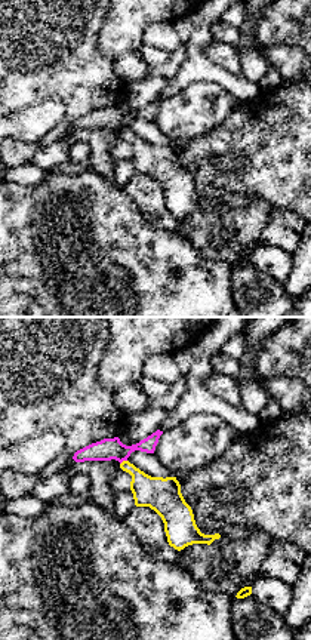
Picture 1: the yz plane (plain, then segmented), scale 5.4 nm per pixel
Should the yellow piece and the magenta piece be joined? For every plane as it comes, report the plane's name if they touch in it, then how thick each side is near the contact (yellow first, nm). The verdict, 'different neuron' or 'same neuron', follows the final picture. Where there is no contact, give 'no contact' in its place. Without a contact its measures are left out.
yz | 180/120 nm

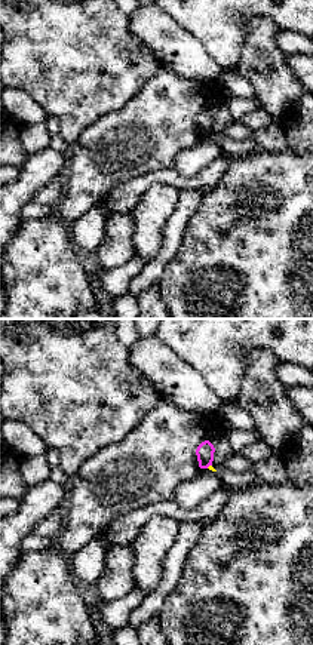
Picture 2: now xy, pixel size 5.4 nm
xy | 20/100 nm

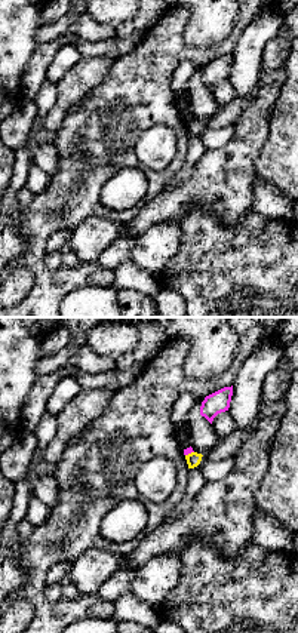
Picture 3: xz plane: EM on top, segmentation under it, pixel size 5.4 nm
xz | 80/40 nm

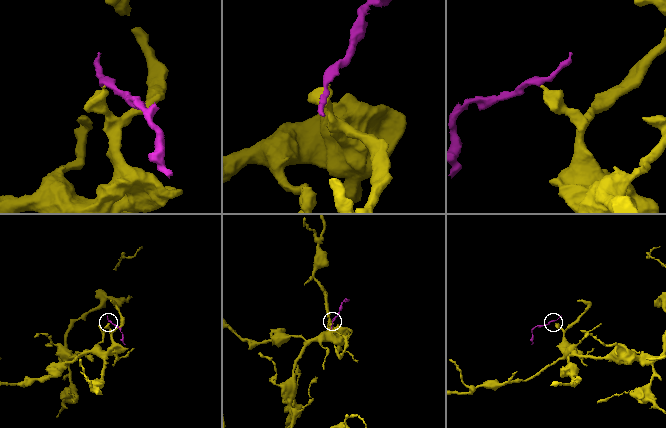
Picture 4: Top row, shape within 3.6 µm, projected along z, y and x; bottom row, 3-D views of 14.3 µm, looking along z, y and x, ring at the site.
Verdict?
different neuron

